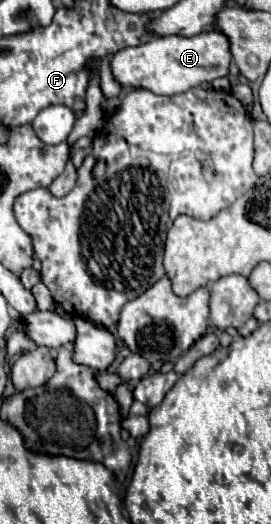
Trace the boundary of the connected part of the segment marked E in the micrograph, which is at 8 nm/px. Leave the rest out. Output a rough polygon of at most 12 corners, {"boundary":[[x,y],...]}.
{"boundary":[[155,36],[111,58],[125,88],[181,94],[229,74],[229,38]]}

